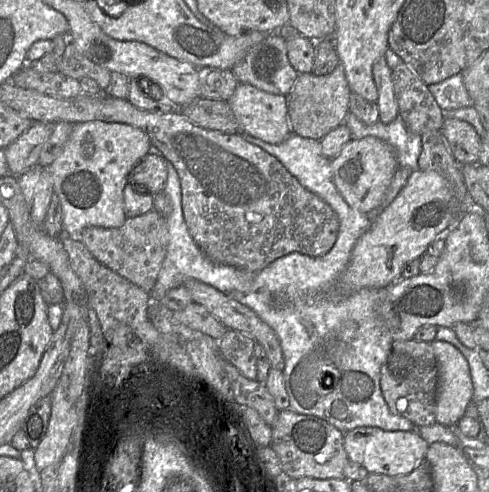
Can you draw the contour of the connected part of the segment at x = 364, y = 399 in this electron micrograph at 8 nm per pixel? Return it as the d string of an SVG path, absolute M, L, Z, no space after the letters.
M294 133L279 144L269 144L250 135L243 135L243 137L246 142L276 157L304 188L321 198L334 210L339 220L339 232L335 244L328 253L319 257L310 257L297 252L290 253L275 260L258 273L219 264L208 258L190 235L182 210L180 179L175 167L167 161L168 174L163 192L171 204L171 212L165 219L169 244L158 279L150 292L152 299L148 307L150 321L153 317L165 316L173 312L160 302L153 302L163 298L170 289L182 286L187 280L205 283L250 308L276 333L284 357L282 374L289 397L288 409L299 414L321 418L343 433L356 427L368 426L385 431L413 431L416 426L410 420L390 412L380 387L380 370L389 356L393 343L379 315L379 306L386 296L386 288L363 288L344 299L340 299L335 292L335 282L347 268L357 241L370 229L367 214L353 209L337 190L332 179L331 159L322 153L320 141Z

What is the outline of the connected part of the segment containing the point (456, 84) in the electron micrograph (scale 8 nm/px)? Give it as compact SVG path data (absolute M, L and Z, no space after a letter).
M461 73L453 75L440 83L431 84L428 88L442 110L473 106L473 100L468 94Z

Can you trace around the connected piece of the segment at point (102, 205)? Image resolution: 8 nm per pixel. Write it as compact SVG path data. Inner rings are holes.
M90 121L73 124L71 134L60 156L46 167L53 180L54 194L58 197L63 215L63 230L71 238L79 238L81 232L91 226L118 228L127 219L124 210L124 188L129 175L140 161L149 154L150 138L141 129L122 123Z

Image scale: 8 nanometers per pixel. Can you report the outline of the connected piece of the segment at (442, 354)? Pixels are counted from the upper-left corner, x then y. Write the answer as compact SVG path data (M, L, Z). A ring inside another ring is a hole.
M434 340L431 345L438 363L436 423L444 426L456 425L465 415L473 398L469 364L452 344Z

